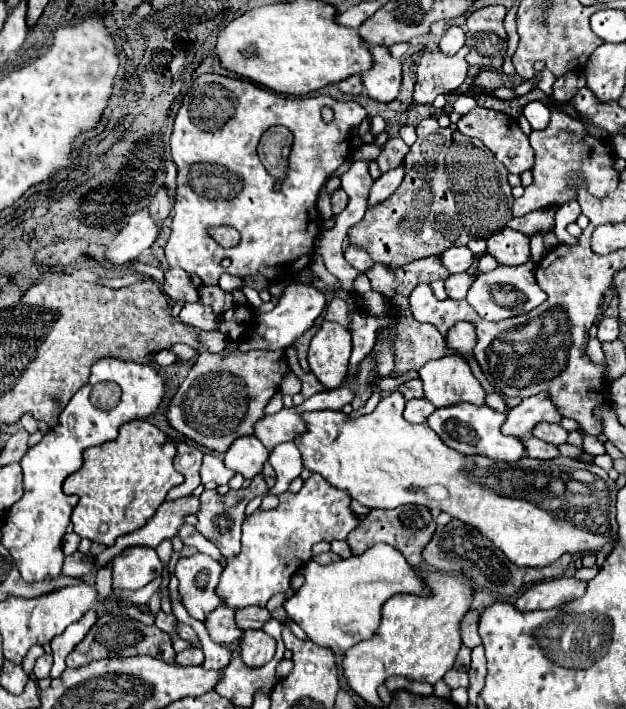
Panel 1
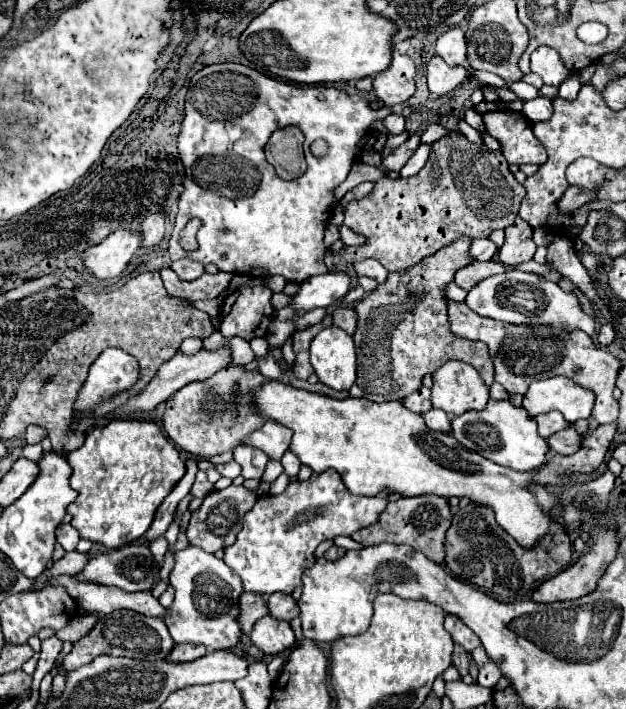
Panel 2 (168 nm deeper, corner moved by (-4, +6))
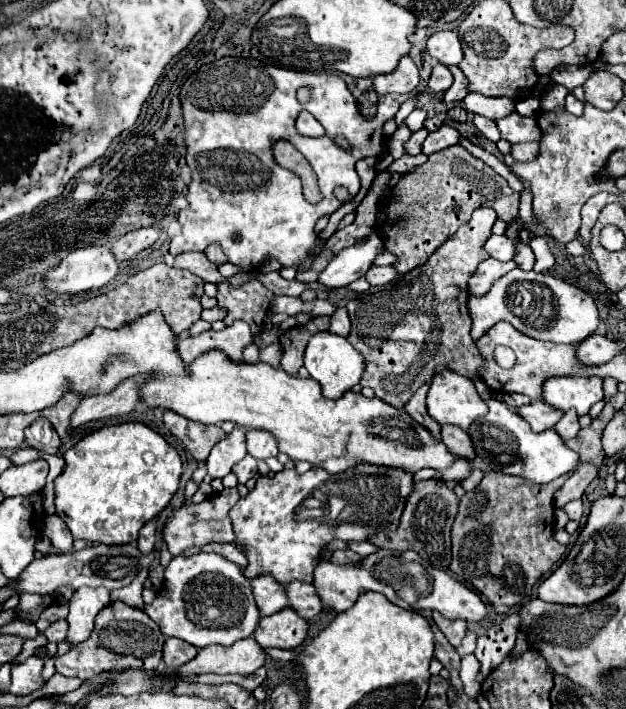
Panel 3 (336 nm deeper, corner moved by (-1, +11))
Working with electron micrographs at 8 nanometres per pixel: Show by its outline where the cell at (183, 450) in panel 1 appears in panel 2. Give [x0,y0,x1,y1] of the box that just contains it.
[145,459,199,541]

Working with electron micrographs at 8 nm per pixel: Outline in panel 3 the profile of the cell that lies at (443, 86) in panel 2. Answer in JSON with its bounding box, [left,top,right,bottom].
[428,64,454,92]

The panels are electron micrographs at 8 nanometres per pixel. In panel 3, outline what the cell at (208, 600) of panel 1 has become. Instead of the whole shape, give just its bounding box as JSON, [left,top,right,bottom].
[144,552,260,648]

